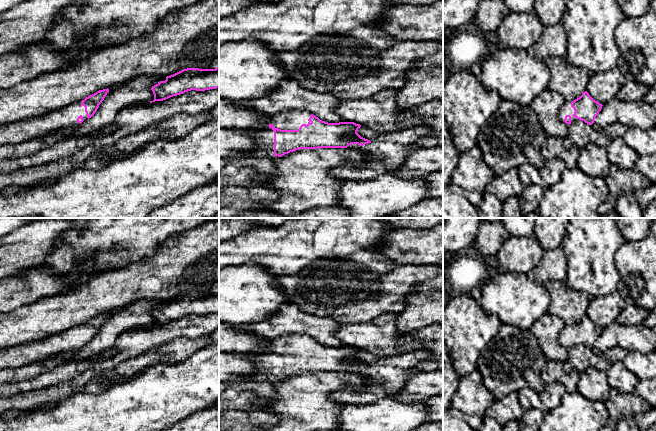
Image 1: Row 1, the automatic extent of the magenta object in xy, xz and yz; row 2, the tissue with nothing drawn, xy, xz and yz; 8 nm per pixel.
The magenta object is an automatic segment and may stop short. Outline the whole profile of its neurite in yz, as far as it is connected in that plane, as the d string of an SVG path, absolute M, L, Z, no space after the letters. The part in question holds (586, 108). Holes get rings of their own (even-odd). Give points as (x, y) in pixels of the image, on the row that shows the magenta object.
M587 91L572 102L565 101L559 109L558 115L566 124L571 124L578 120L592 125L595 117L602 109L602 104L595 101Z

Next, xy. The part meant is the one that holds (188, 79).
M219 67L215 69L187 68L167 76L165 81L160 81L152 86L151 90L154 94L154 100L150 101L150 103L163 101L191 90L205 91L216 88L219 88Z

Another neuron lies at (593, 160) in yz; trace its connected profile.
M590 143L579 150L579 156L576 163L577 167L588 176L607 177L611 165L607 147L601 147Z

